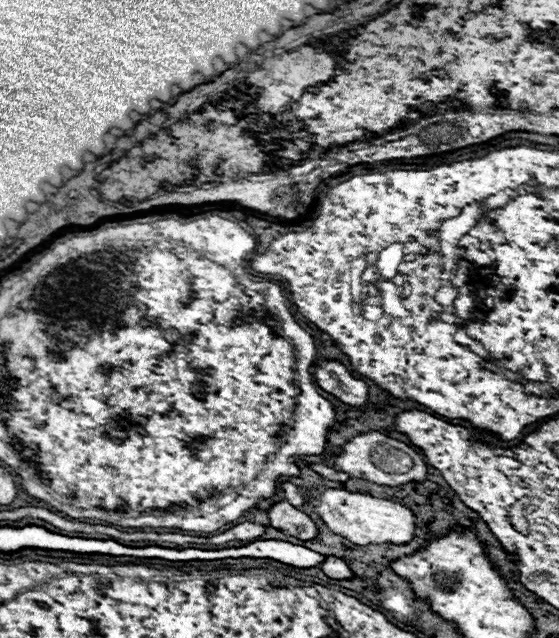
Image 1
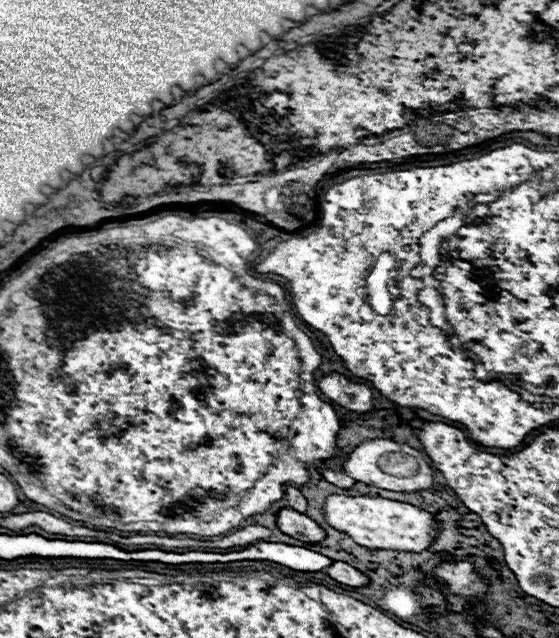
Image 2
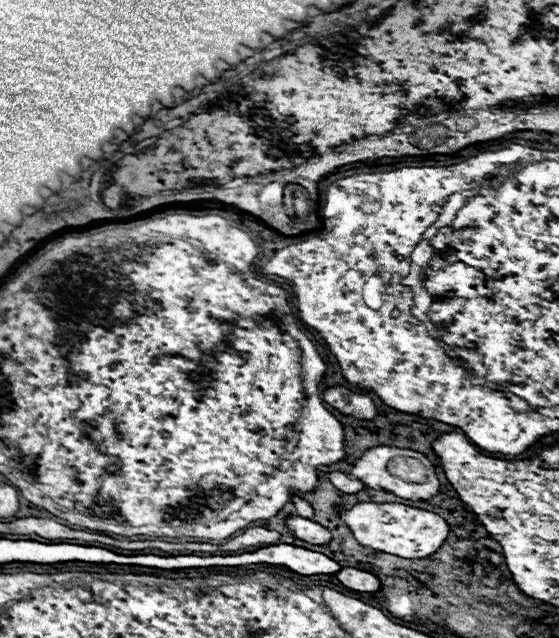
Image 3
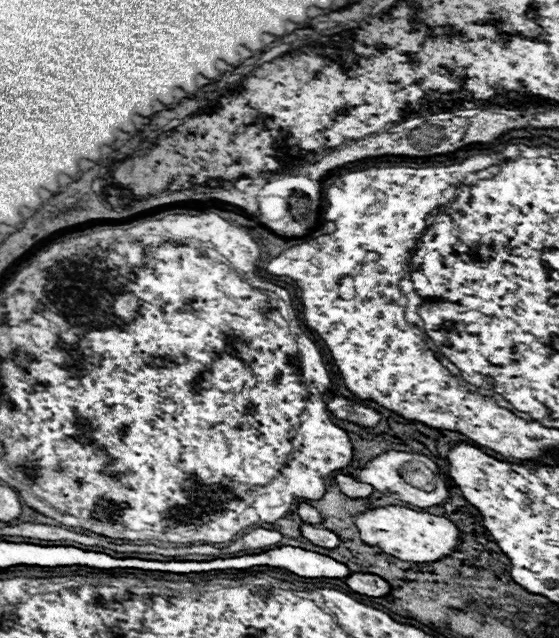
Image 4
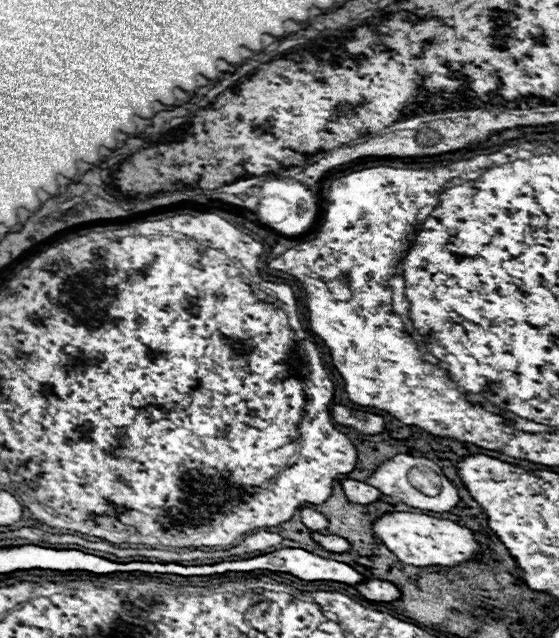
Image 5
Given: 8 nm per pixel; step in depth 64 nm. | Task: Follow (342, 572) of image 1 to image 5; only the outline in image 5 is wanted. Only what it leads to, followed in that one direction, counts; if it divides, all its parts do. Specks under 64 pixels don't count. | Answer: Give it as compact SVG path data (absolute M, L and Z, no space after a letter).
M366 580L366 582L360 582L356 584L356 590L368 598L368 600L378 600L378 602L392 602L392 600L398 600L400 598L400 592L394 584L390 582L384 582L384 580Z

